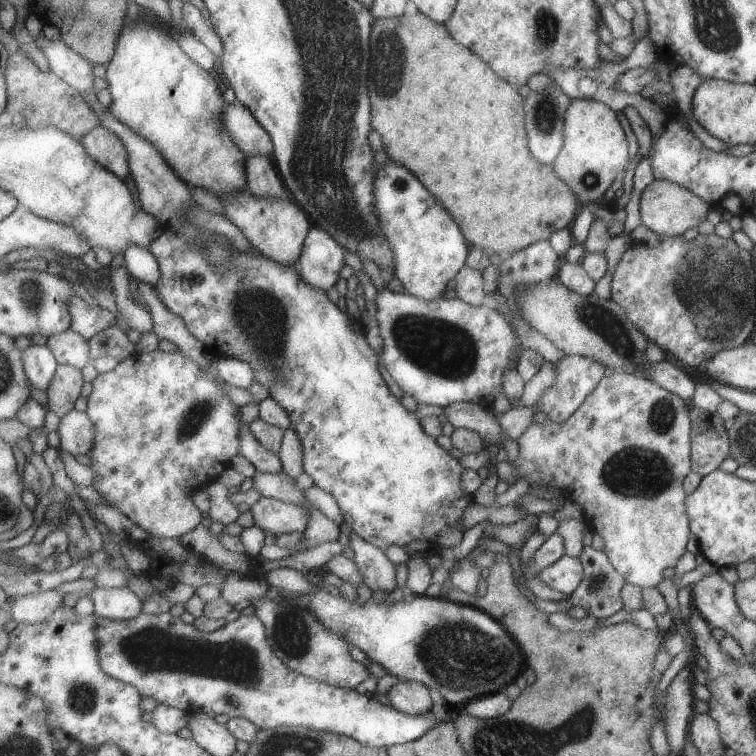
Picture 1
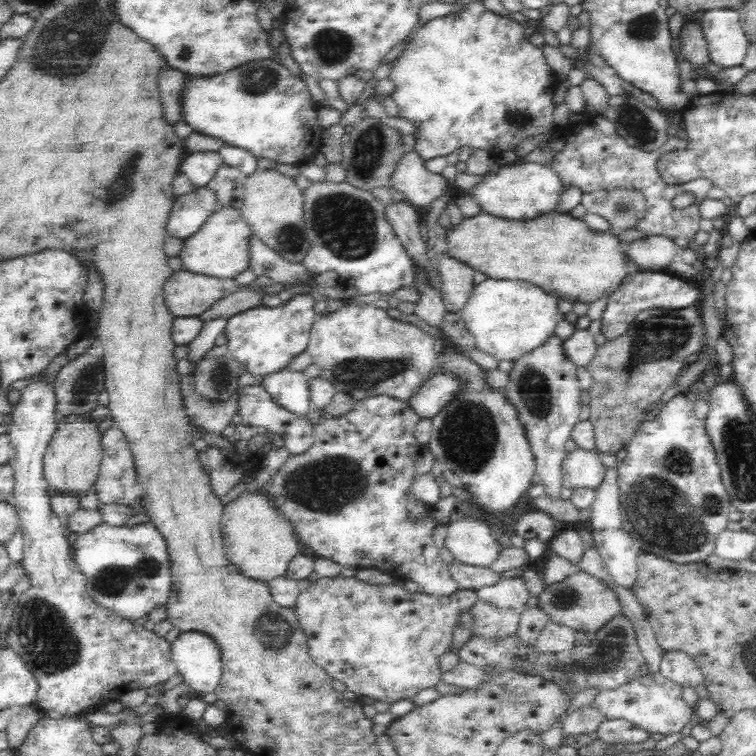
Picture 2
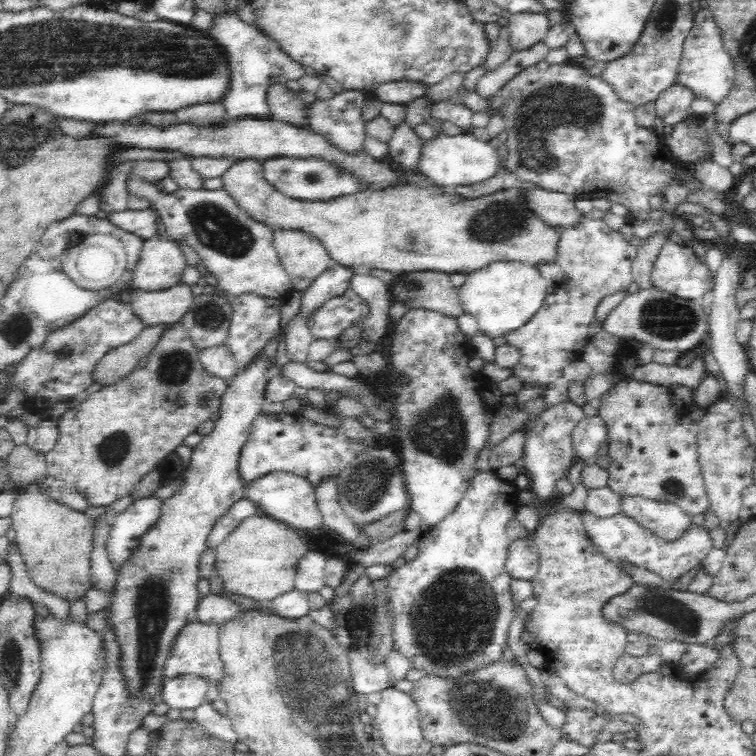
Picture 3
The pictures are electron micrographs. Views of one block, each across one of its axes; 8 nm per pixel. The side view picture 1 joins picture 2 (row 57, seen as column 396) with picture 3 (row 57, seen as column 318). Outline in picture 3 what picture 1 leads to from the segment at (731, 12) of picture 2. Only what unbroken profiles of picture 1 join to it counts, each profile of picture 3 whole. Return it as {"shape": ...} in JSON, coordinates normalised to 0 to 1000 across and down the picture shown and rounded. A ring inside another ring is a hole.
{"shape":[[[930,4],[926,13],[921,13],[918,19],[917,34],[903,58],[903,69],[890,111],[899,111],[915,120],[921,130],[934,130],[948,139],[963,127],[971,106],[972,91],[956,62],[954,41],[946,29],[943,16]]]}

